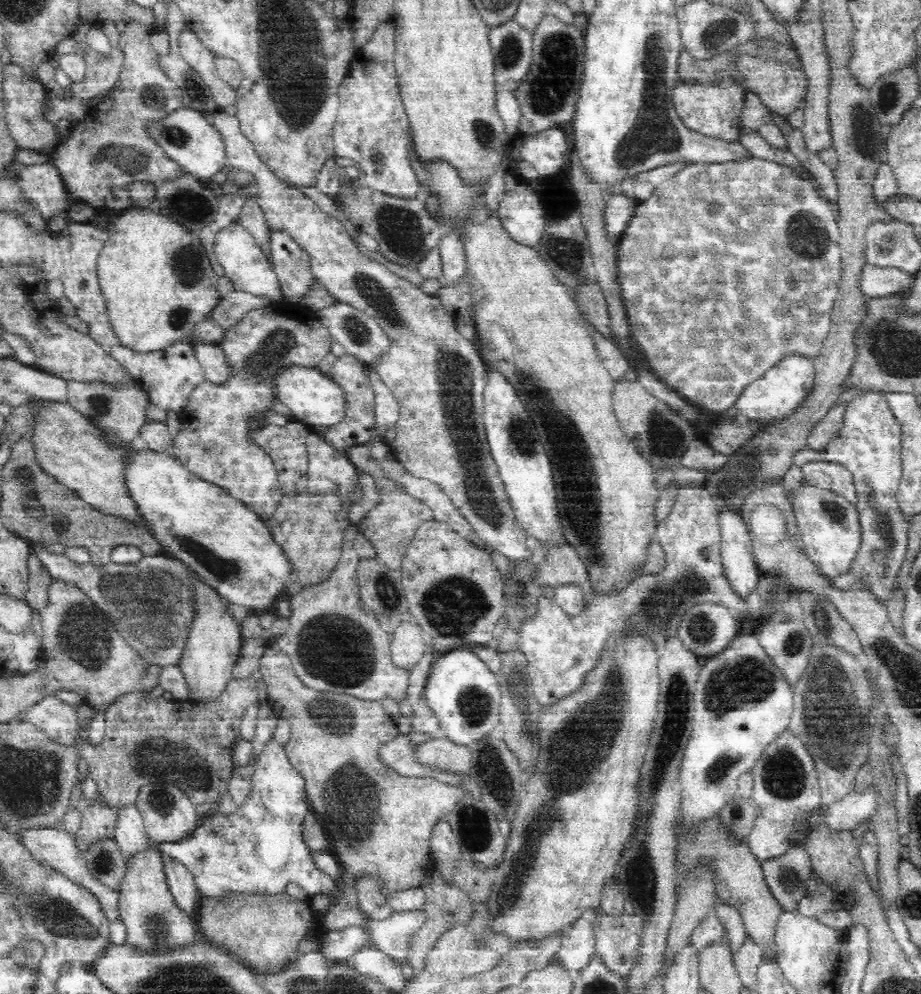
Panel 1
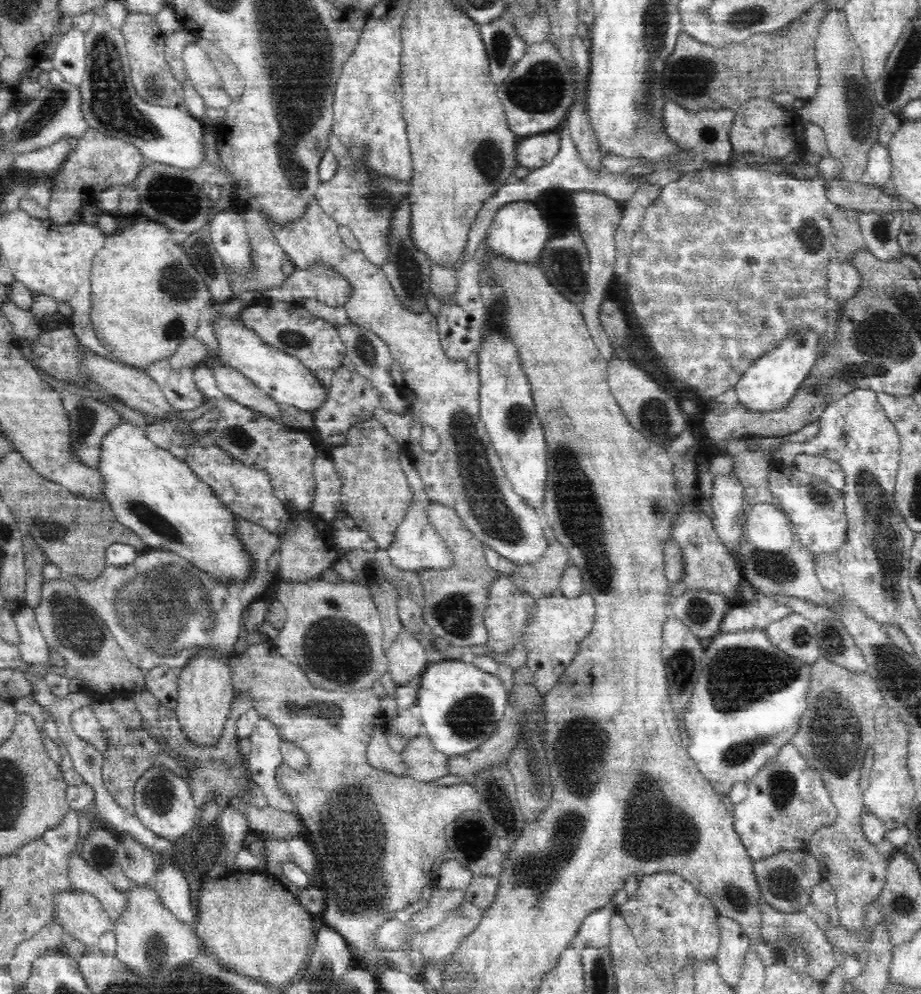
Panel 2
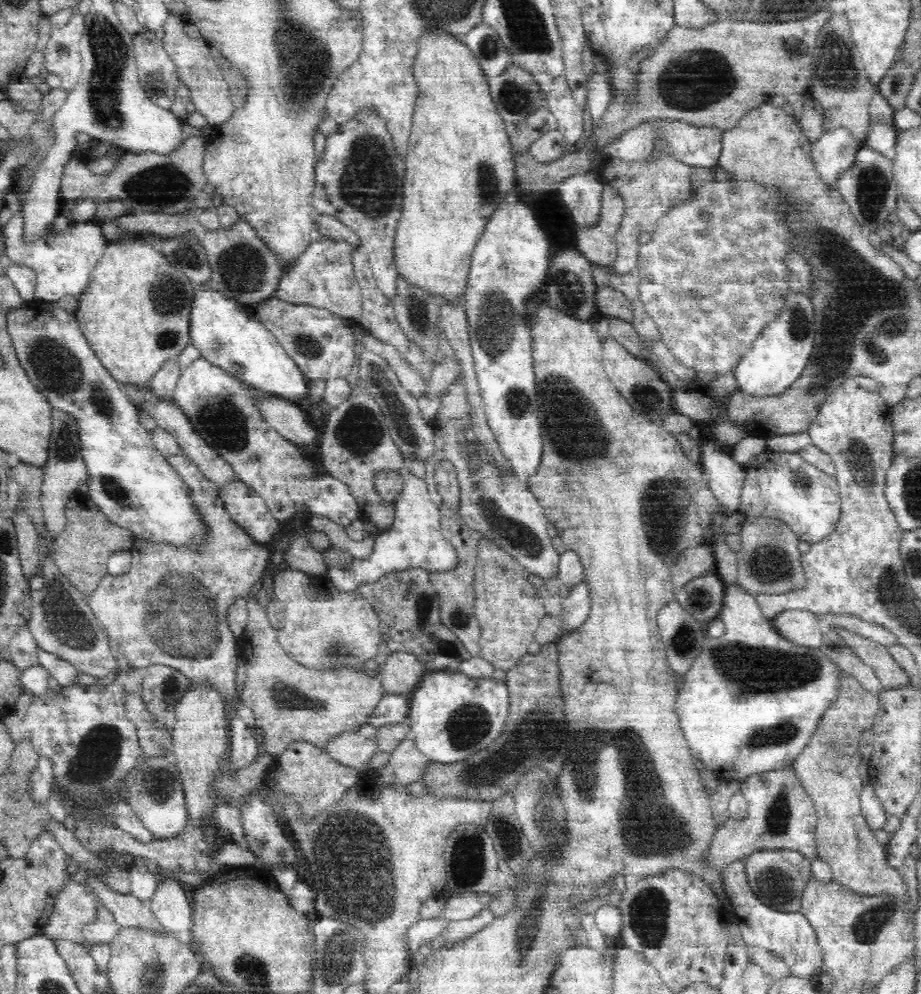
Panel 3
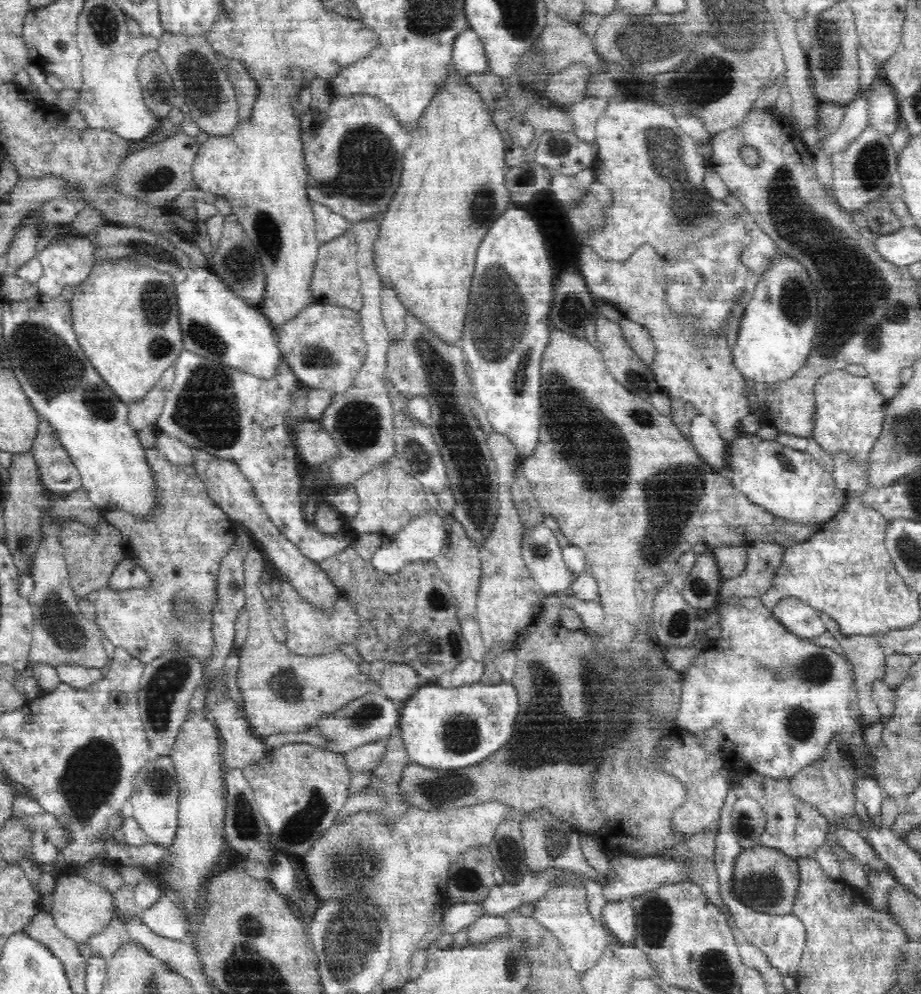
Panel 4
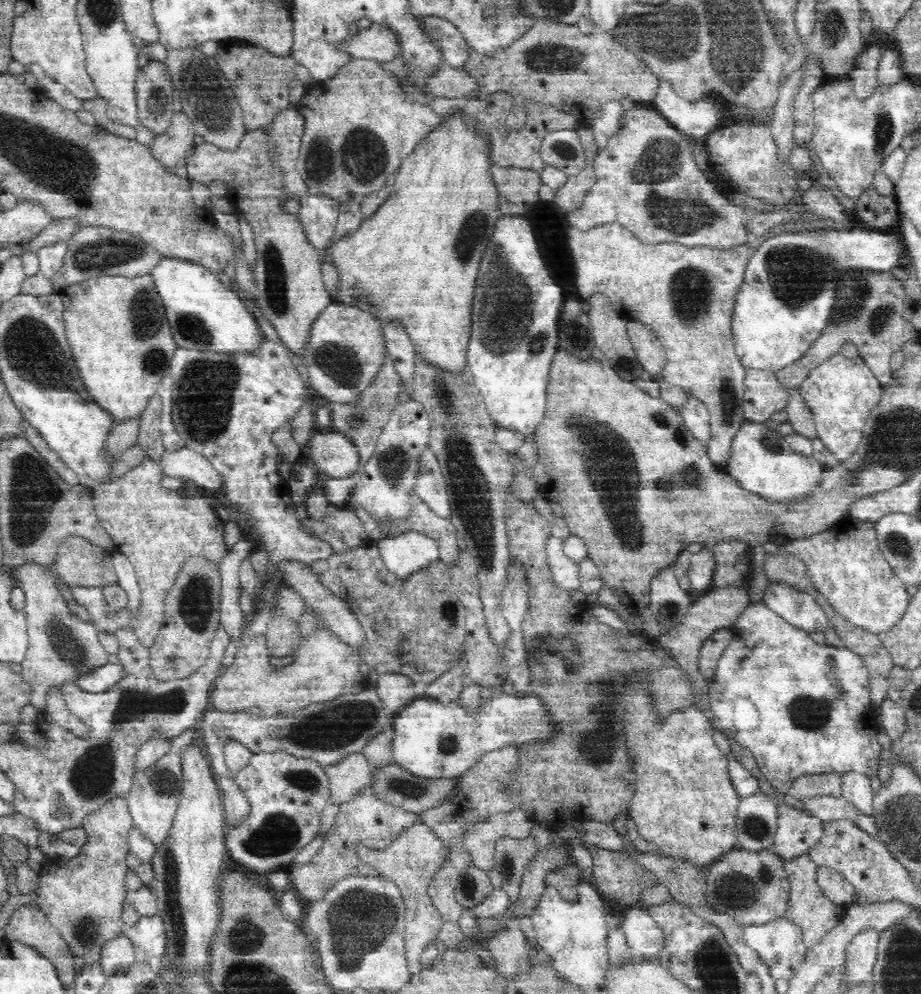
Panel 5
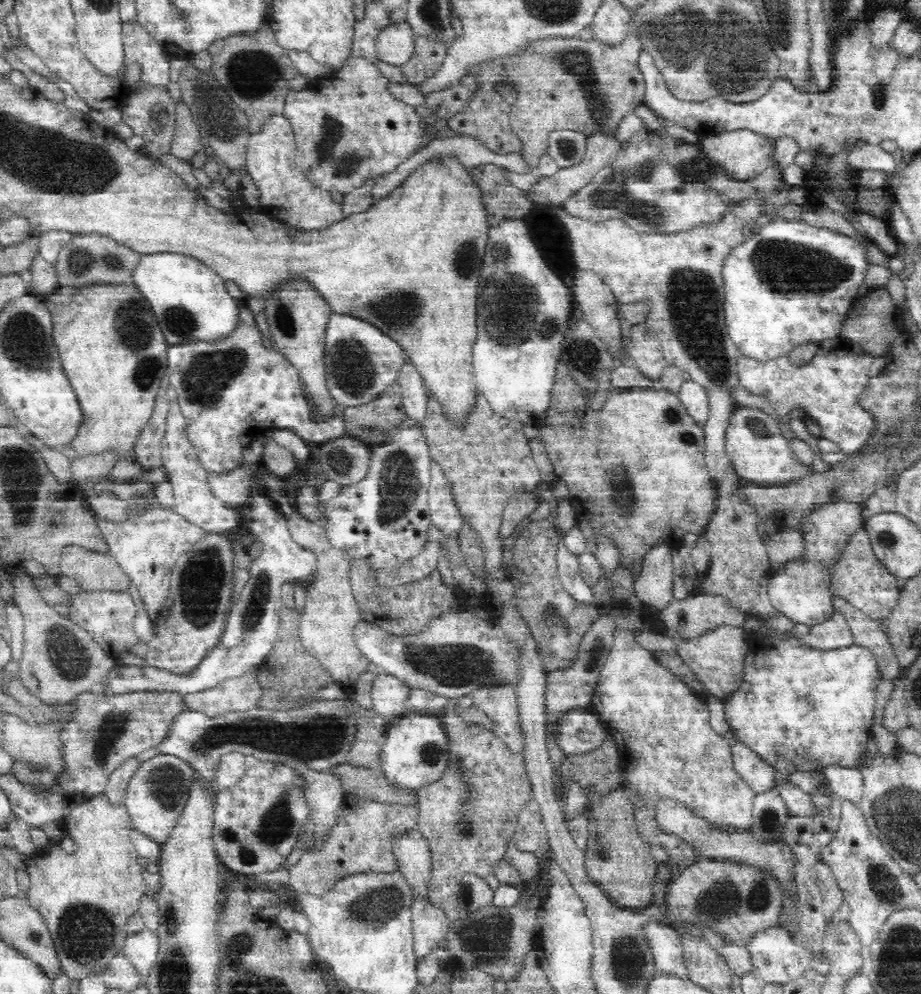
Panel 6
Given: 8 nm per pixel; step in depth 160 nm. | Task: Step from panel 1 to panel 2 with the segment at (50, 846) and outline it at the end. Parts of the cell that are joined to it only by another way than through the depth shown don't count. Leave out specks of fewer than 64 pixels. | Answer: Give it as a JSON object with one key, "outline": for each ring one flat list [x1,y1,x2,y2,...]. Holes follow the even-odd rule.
{"outline":[[80,855,71,858,70,882,80,891,96,896,115,923,130,909,129,893,118,890,104,875,92,868]]}

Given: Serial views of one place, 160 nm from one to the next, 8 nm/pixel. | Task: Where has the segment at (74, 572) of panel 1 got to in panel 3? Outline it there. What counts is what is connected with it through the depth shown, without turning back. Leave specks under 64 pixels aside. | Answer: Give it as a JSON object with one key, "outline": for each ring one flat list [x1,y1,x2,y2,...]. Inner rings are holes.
{"outline":[[184,454,163,457,168,463,168,468,184,483,188,509,192,509,192,513,196,515,194,525,198,534,192,534,186,542,166,542,133,534,132,540,138,540,138,548,132,550,134,560,131,574,128,577,112,577,106,574,100,586,86,602,105,633,117,642,128,662,140,668,155,664,174,666,190,677,197,688,212,689,212,692,218,693,229,740,224,773,228,775,228,781,235,781,244,768,262,758,262,746,254,727,244,722,238,708,236,709,234,670,239,655,235,648,235,637,228,634,224,611,233,600,233,596,238,592,240,595,246,594,262,576,270,558,271,548,269,545,248,540,246,533,230,518,218,488,204,479,204,475,188,457]]}

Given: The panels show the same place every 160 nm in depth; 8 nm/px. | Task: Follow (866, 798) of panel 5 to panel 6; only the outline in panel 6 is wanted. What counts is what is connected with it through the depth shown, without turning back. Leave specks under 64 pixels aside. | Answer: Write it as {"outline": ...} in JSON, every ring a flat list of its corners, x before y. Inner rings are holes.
{"outline":[[826,764,826,766,818,768,818,773,822,773,823,780,841,798,854,802,860,798,860,773,856,772,855,767]]}

